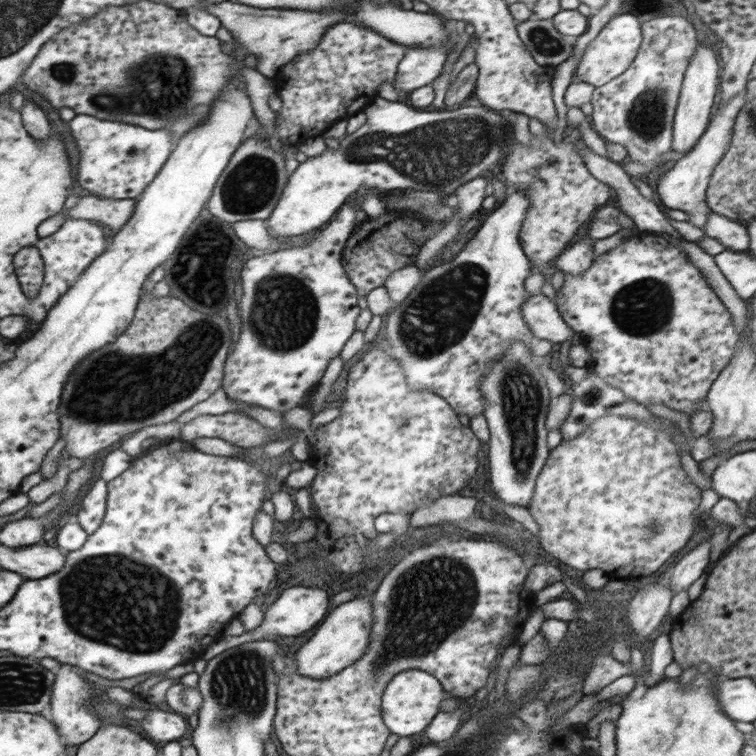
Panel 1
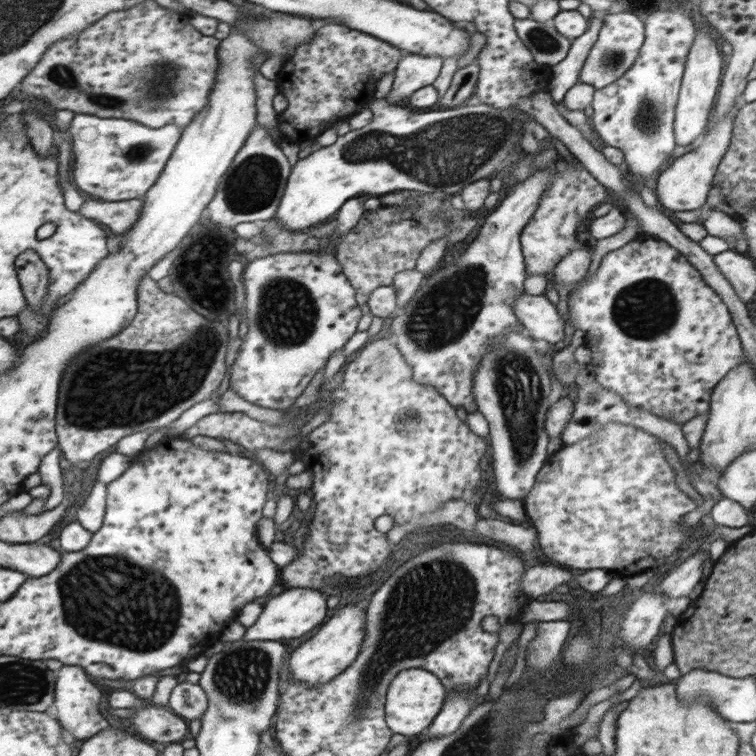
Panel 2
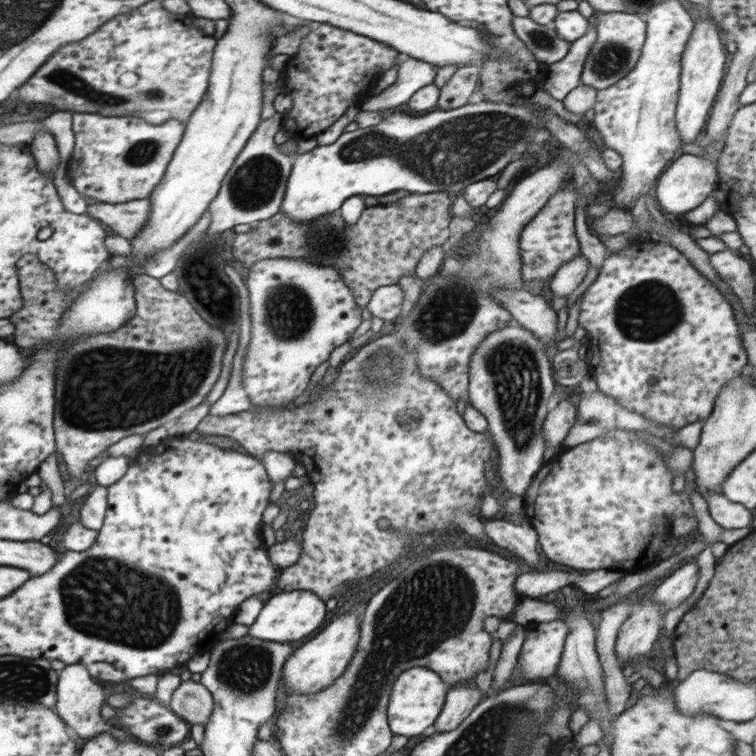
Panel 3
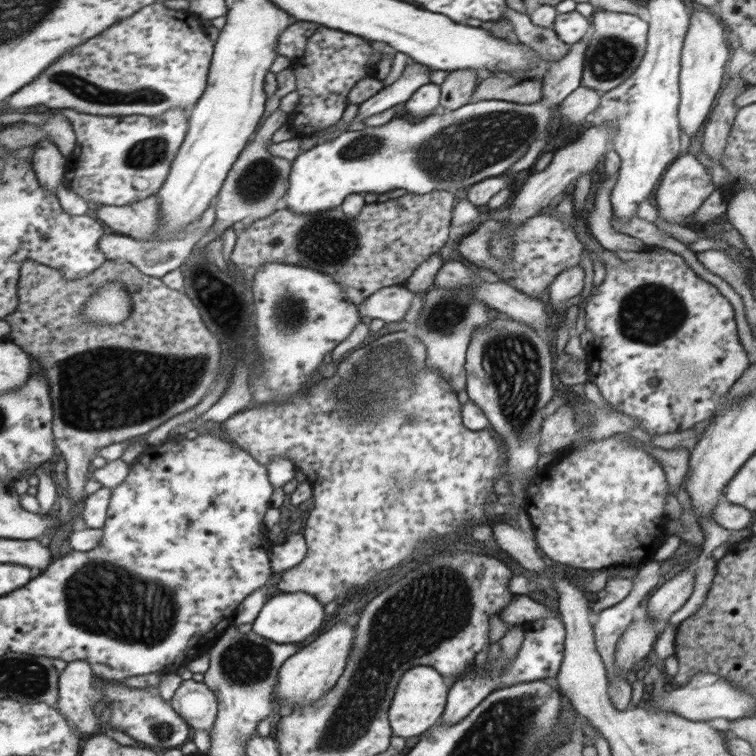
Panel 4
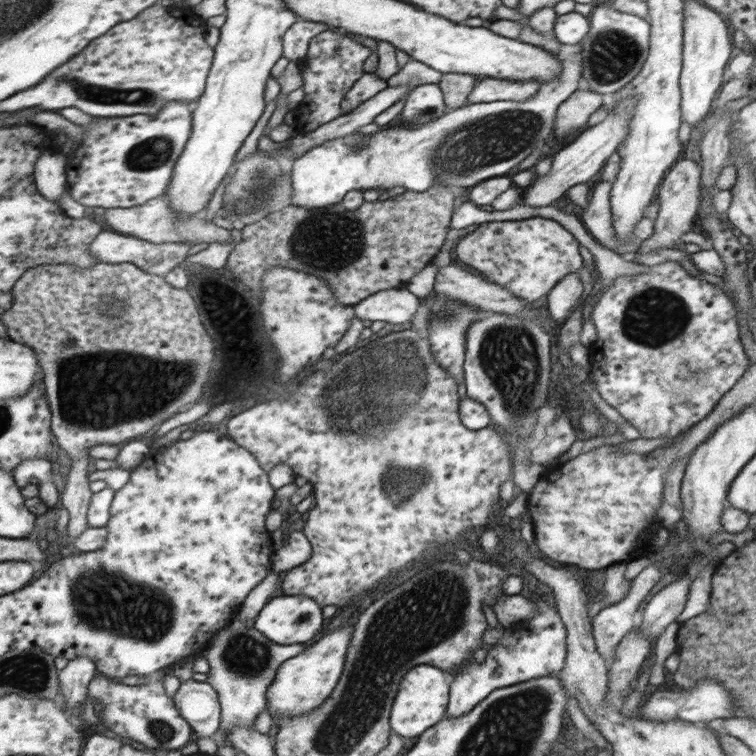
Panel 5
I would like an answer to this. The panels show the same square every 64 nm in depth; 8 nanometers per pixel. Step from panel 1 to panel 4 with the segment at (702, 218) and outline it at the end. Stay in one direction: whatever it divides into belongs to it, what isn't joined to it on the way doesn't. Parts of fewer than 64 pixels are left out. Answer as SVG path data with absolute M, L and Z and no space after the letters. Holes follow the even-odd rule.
M692 153L682 155L666 169L660 180L656 190L657 214L668 222L680 224L684 218L692 216L716 189L711 169L702 166Z

